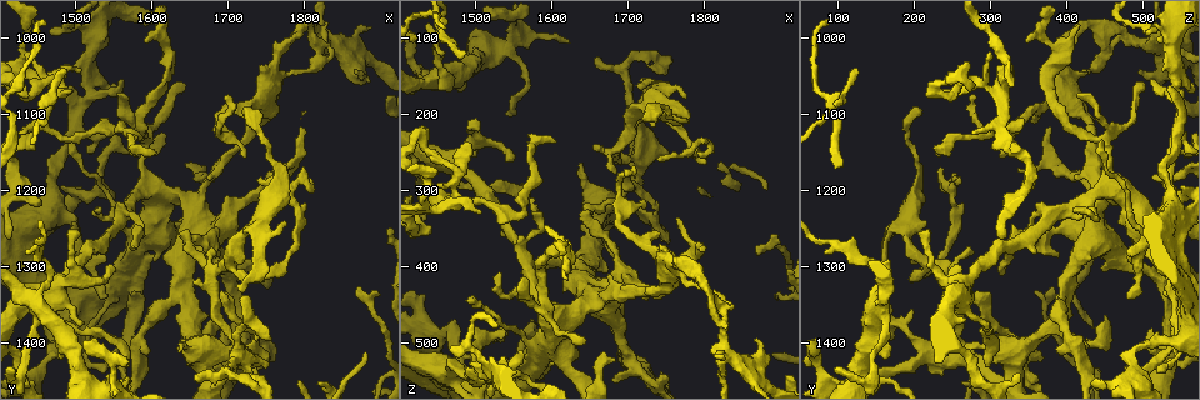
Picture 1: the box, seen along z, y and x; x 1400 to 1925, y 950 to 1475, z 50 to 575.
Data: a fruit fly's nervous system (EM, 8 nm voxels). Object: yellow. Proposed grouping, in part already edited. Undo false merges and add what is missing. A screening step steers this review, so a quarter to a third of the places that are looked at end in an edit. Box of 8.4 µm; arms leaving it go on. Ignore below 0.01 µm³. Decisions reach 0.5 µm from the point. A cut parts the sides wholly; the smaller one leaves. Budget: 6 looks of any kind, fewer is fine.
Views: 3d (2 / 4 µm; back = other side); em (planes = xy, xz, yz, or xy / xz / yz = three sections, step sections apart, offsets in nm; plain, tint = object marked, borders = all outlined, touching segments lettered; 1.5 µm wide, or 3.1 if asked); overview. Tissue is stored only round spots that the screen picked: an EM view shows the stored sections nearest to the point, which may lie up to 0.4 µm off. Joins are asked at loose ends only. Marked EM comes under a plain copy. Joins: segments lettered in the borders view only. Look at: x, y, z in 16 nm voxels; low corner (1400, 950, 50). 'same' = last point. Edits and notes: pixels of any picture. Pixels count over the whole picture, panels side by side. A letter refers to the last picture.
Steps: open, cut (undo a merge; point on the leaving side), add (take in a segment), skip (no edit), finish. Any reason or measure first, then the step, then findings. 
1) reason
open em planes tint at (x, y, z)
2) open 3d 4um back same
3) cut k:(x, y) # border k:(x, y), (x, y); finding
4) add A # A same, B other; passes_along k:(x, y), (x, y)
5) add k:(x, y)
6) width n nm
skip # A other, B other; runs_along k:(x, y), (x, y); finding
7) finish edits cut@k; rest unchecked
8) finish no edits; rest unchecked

arms part here
open 3d 4um at (1620, 1015, 385)

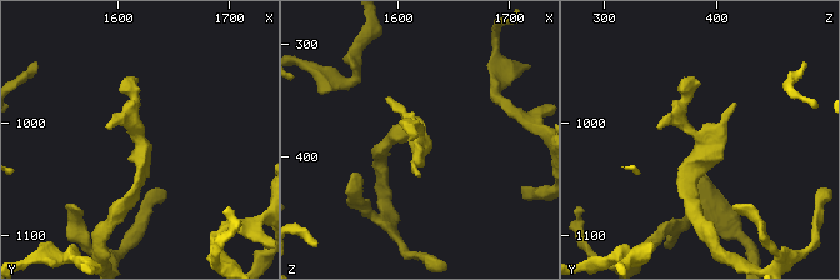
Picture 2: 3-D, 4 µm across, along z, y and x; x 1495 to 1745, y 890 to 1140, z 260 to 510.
shape alone is not enough
open em planes borders at (1620, 1016, 386)

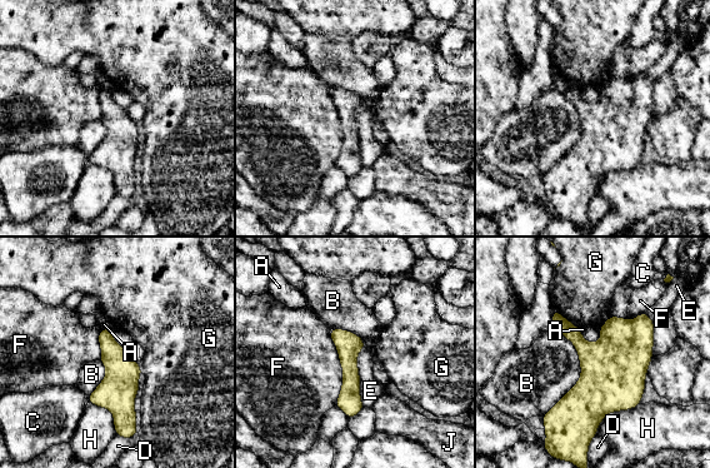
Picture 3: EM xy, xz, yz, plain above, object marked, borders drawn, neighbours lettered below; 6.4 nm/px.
width 160 nm
skip # A other, B other, C other, D other, E other, F other, G other, H other, J other; runs_along 3:(104, 332), (120, 367), (129, 433); continuous, no second neuron

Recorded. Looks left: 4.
an open end
open 3d 4um at (1675, 1185, 410)

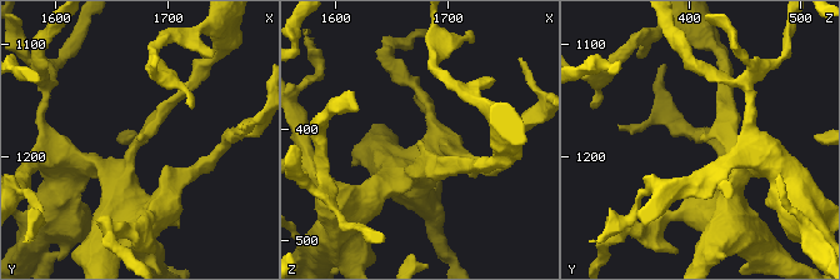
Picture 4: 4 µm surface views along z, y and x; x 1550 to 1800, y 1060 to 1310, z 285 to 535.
arm_widths 200, 220 nm; shape alone is not enough
open em xz step 8 tint at (1672, 1184, 412)

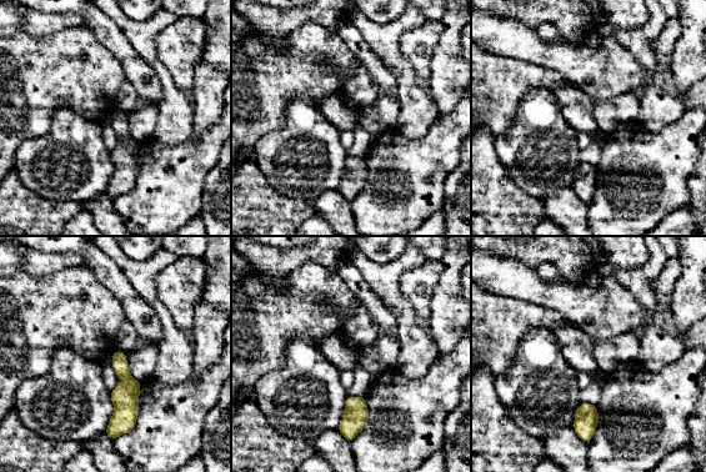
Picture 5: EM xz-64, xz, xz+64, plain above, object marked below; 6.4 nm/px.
open em planes borders same

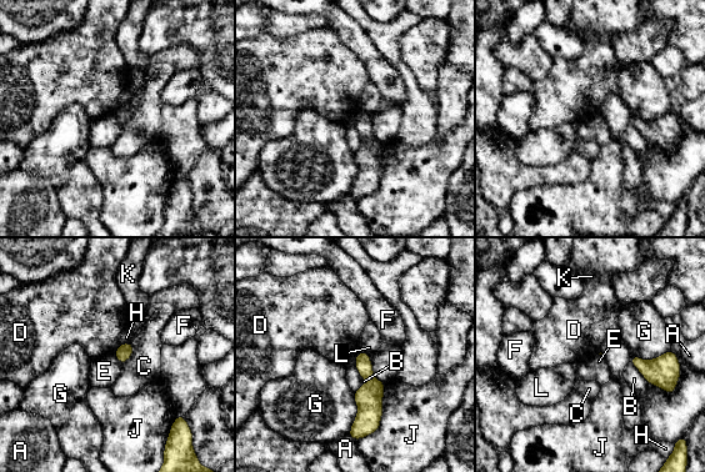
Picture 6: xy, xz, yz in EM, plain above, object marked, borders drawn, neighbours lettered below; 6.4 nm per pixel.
longest_contact J 420 nm
skip # A other, B other, C other, D other, E other, F other, G other, H other, J other, K other, L other; no lettered segment goes on from it

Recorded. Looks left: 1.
thin end
open em planes borders at (1485, 1045, 125)

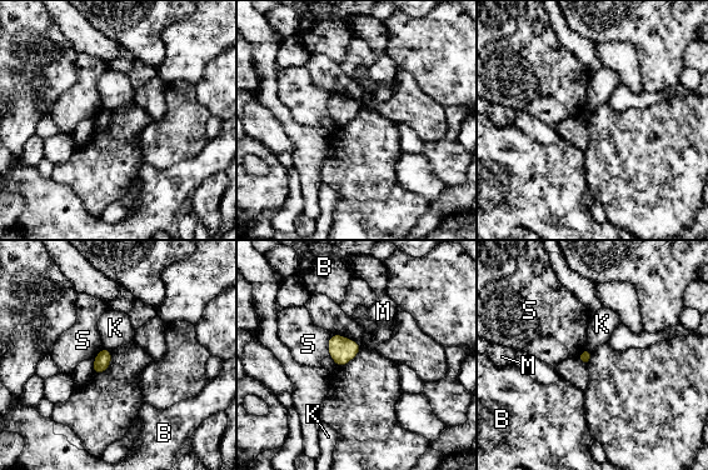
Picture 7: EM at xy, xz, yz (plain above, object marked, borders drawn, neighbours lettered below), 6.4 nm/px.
skip # B other, K other, M other, S other; border 7:(103, 346), (110, 351); no lettered segment goes on from it

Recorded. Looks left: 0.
finish no edits; rest unchecked

